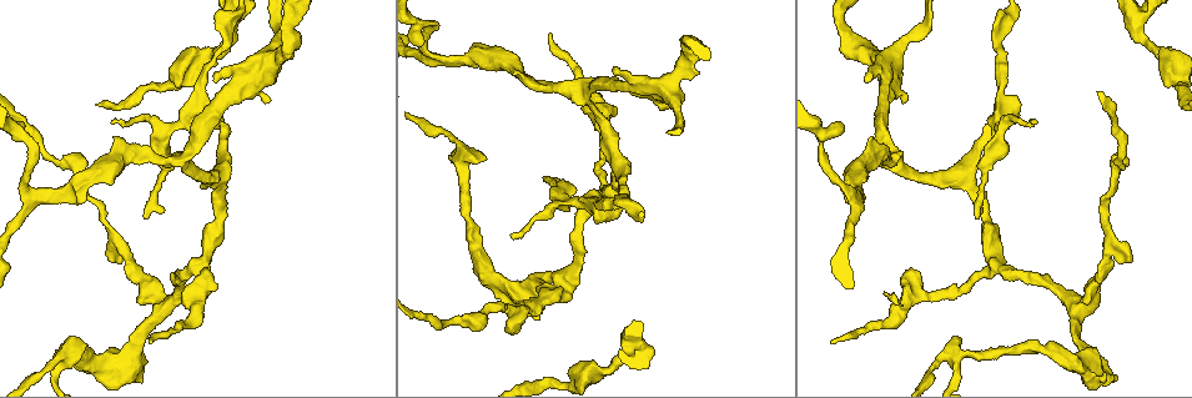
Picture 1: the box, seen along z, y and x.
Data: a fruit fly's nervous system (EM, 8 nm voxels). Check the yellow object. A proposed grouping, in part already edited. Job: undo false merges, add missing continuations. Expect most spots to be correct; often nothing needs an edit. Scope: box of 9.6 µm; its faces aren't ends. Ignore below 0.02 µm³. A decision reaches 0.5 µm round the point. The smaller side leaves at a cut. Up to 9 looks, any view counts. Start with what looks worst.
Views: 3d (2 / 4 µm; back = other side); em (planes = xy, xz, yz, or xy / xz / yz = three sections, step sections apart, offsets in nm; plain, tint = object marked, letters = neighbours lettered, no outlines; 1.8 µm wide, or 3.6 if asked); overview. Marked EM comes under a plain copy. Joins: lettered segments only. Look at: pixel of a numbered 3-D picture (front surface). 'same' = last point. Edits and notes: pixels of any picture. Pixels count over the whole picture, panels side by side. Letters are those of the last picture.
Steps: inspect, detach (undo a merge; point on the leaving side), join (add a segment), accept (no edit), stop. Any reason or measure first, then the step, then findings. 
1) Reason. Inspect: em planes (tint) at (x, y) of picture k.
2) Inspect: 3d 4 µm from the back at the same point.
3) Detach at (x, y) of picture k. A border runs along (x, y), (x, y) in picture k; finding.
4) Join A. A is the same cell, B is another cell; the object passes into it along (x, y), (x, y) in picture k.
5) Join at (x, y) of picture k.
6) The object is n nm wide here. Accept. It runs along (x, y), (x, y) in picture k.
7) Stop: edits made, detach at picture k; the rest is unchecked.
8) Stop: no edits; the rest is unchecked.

Arms part here. Inspect: 3d 2 µm at (913, 299) of picture 1.

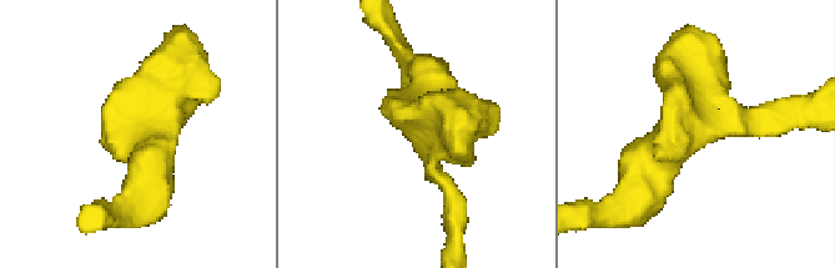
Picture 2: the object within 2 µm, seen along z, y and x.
3 arms meet here; the arms are 190, 260, 300 nm wide; need the tissue. Inspect: em xz step 8 (tint) at (141, 126) of picture 2.

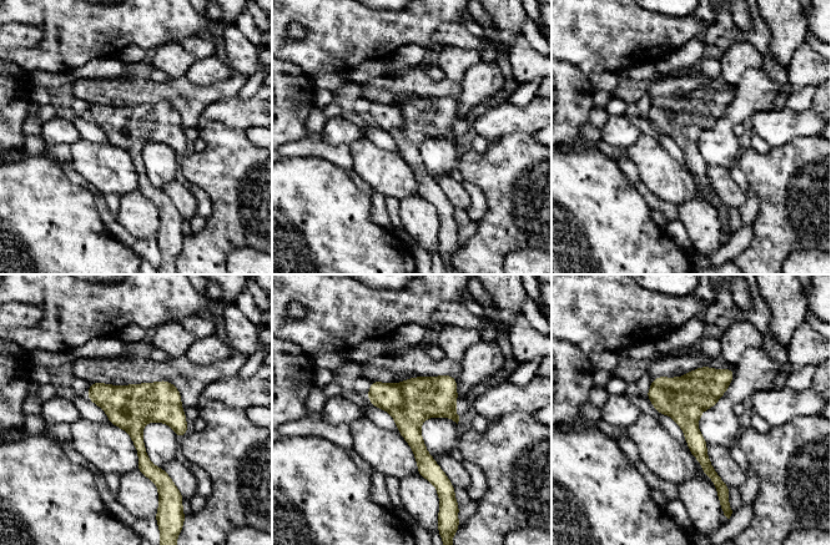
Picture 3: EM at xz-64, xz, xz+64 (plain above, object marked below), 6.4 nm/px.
Cut it another way. Inspect: em yz step 8 (letters) at the same point.

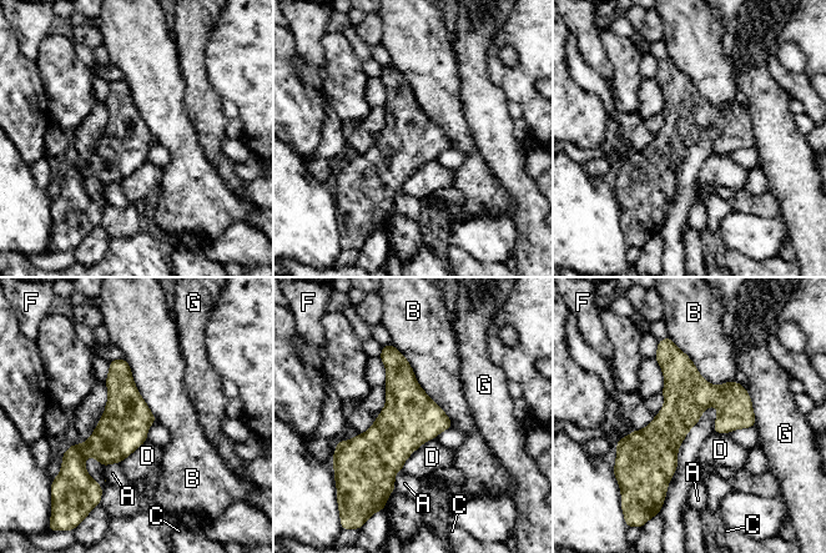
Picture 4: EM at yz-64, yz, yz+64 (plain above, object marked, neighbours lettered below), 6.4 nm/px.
The longest contact is with B, 700 nm. Accept. A, B, C, D, F and G are other cells; one neuron here.

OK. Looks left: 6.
Sudden change in width. Inspect: 3d 4 µm at (161, 173) of picture 1.

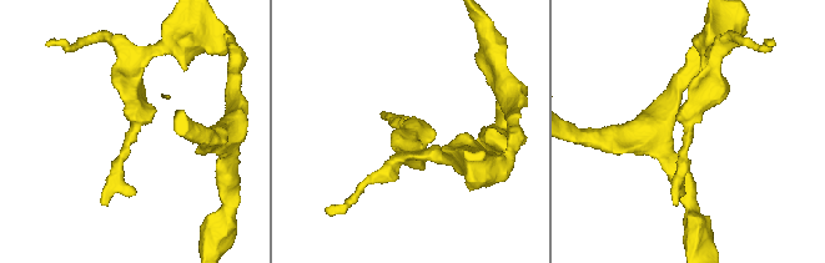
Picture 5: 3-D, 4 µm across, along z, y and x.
Inspect: em planes (letters) at (687, 131) of picture 5.

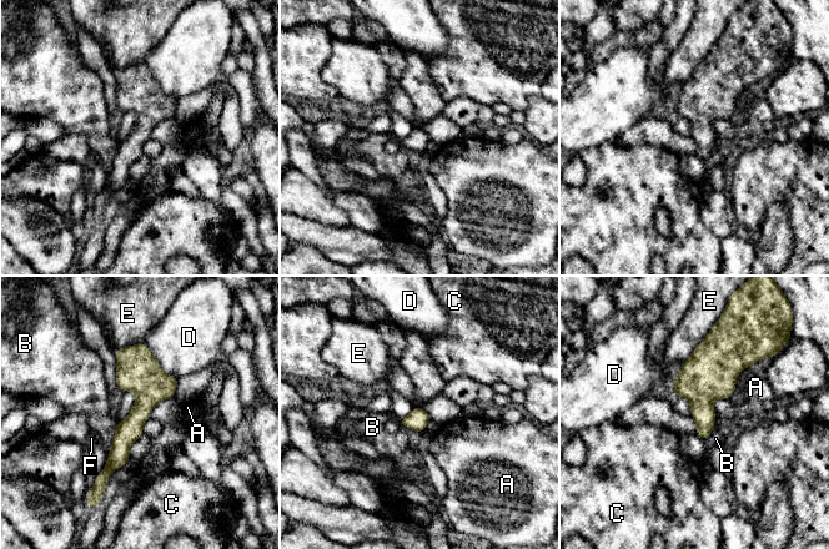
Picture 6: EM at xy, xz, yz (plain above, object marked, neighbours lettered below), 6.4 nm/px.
The longest contact is with E, 340 nm. Accept. A, B, C, D, E and F are other cells; one neuron here.

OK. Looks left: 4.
Sudden change in width. Inspect: em planes (letters) at (118, 156) of picture 1.

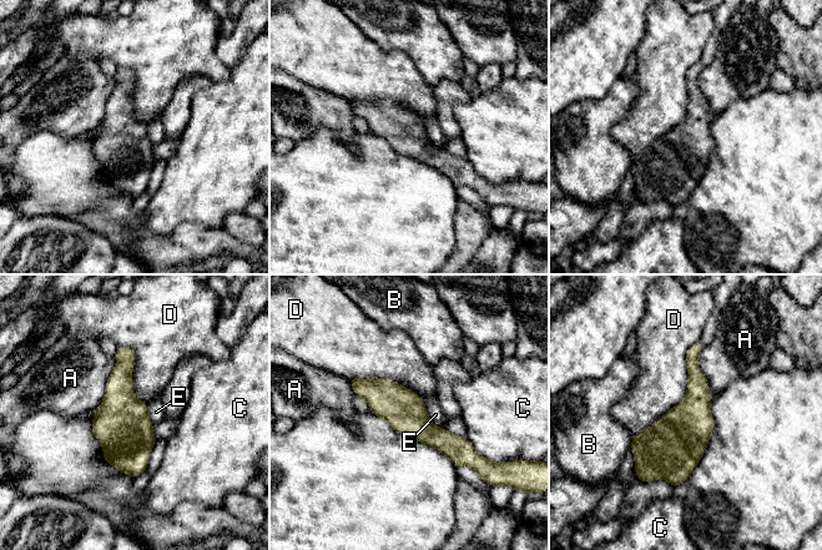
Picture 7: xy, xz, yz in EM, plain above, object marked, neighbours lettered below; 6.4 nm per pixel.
The object is 260 nm wide here. Accept. A, B, C, D and E are other cells; a border runs along (699, 339), (686, 395), (633, 437) in picture 7; continuous, no second neuron.

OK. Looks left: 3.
Tapers out. Inspect: em xy step 8 (tint) at (832, 342) of picture 1.

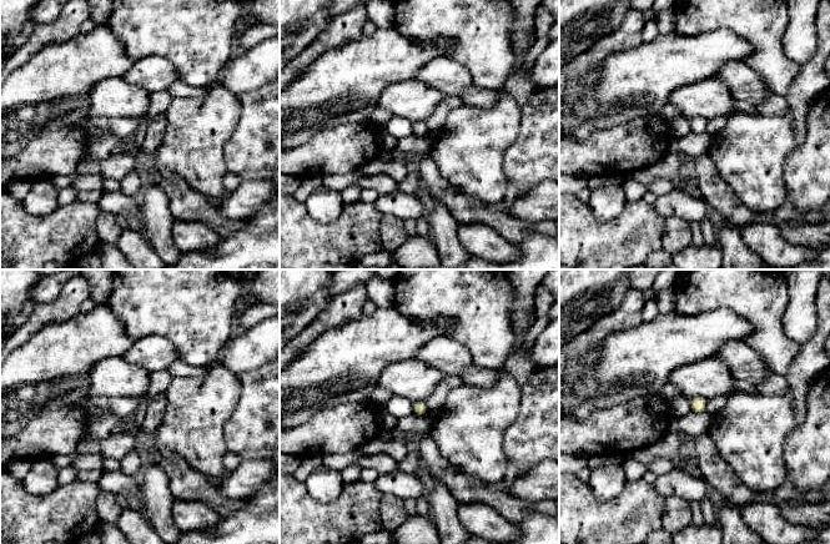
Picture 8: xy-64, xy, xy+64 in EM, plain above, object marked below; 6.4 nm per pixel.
Cut it another way. Inspect: em planes (letters) at the same point.

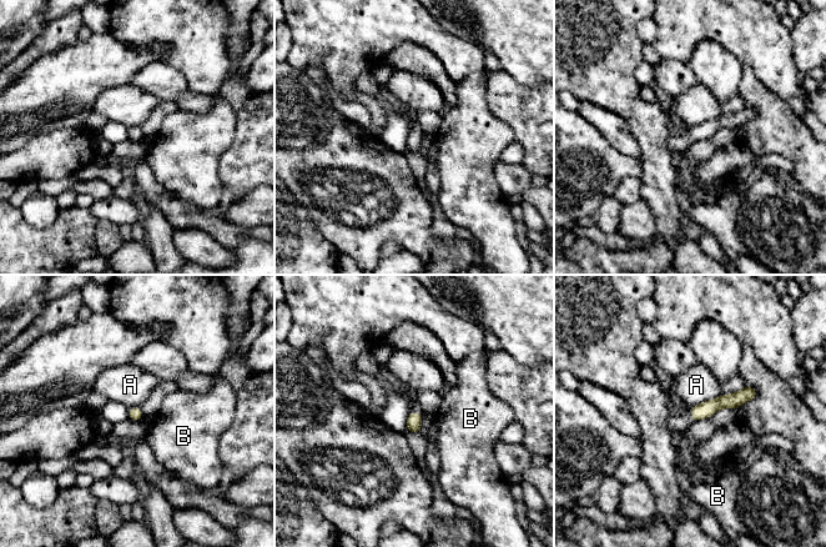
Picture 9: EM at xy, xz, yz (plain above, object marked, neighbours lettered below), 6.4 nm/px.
Accept. A and B are other cells; none of them fits.

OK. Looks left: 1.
Stop: no edits; the rest is unchecked.

